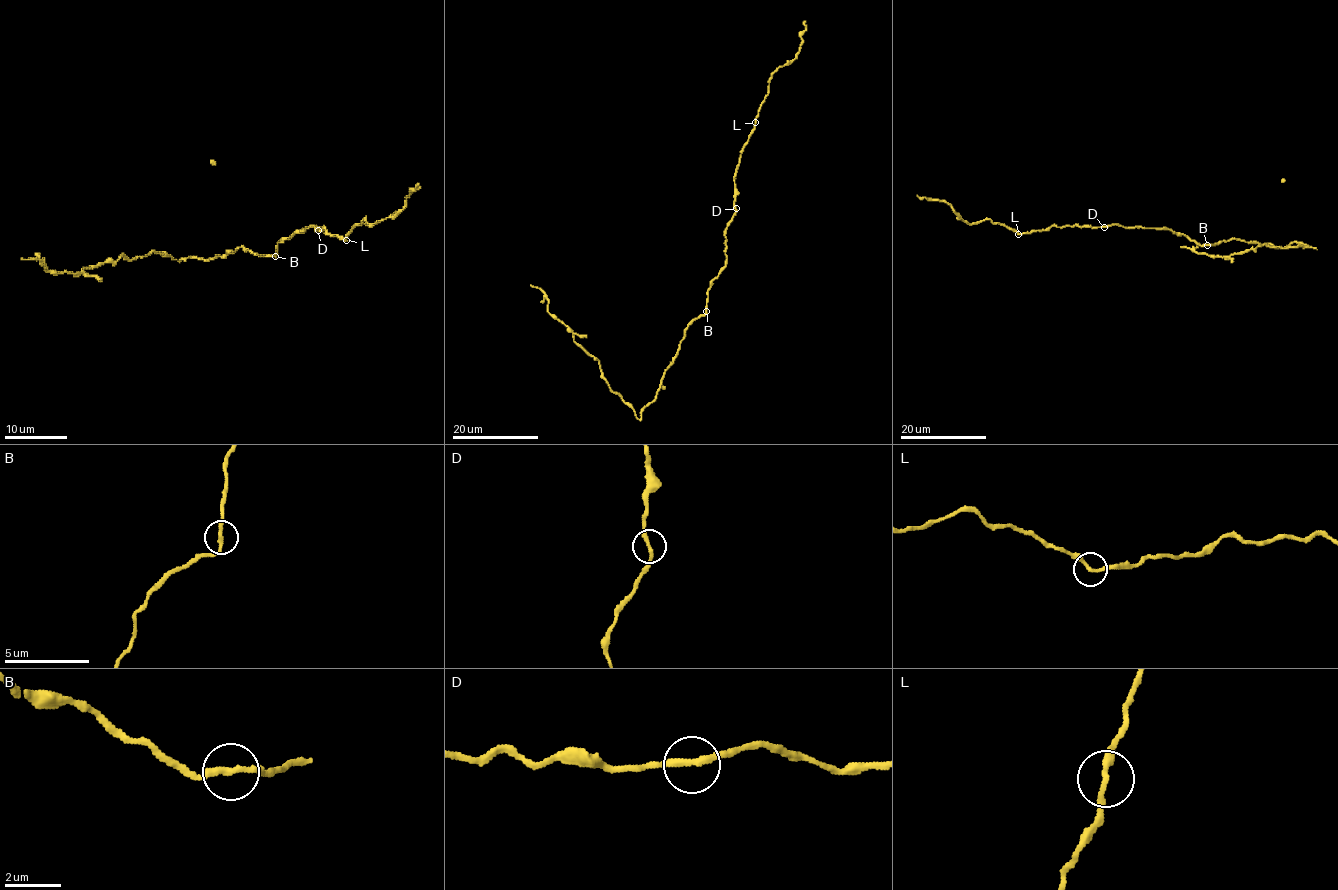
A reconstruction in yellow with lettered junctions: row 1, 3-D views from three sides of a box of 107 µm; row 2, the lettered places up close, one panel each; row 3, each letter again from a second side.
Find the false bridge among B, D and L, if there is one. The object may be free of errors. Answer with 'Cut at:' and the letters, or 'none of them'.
Cut at: none of them

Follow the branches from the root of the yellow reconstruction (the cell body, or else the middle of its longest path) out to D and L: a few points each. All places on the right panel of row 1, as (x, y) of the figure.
D: (1197, 244), (1171, 229), (1125, 228), (1115, 224), (1104, 227)
L: (1197, 244), (1171, 229), (1125, 228), (1115, 224), (1108, 227), (1051, 226), (1044, 230), (1019, 233)

